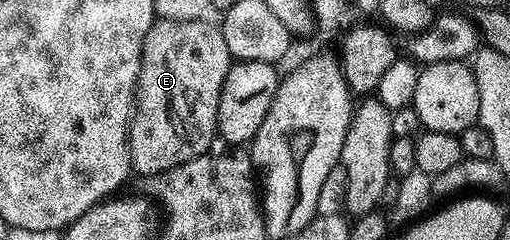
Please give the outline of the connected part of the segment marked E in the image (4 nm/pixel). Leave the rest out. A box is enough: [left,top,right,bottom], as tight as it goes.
[127,19,231,178]

